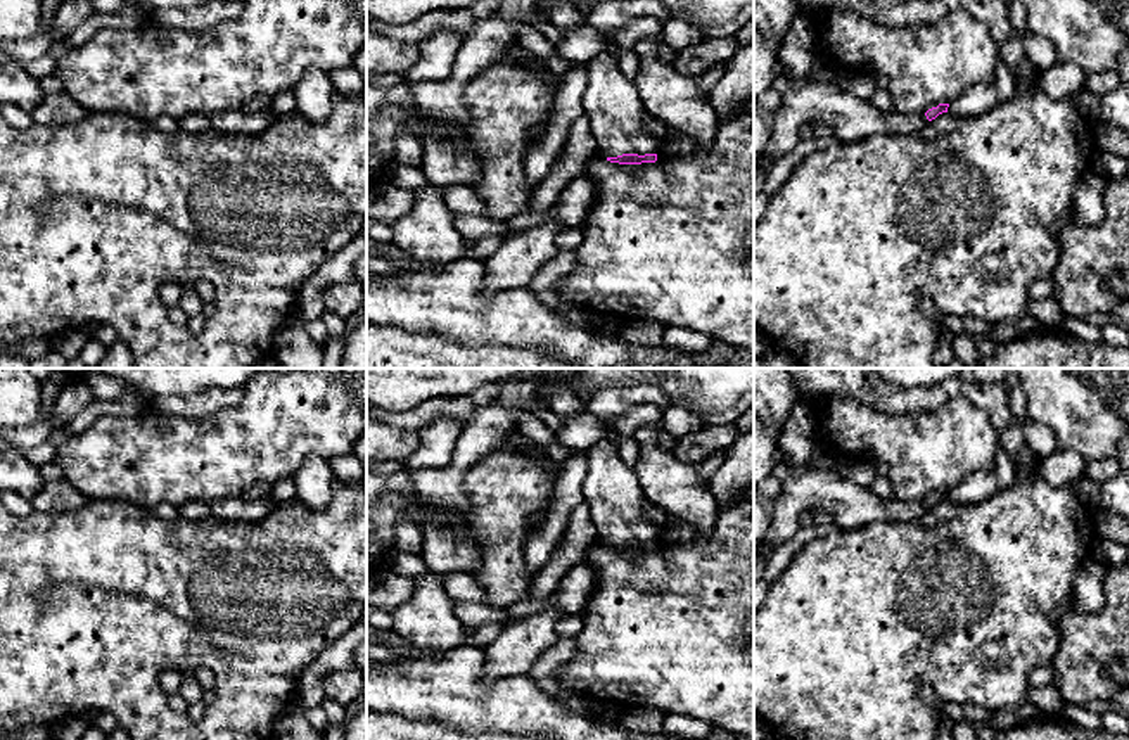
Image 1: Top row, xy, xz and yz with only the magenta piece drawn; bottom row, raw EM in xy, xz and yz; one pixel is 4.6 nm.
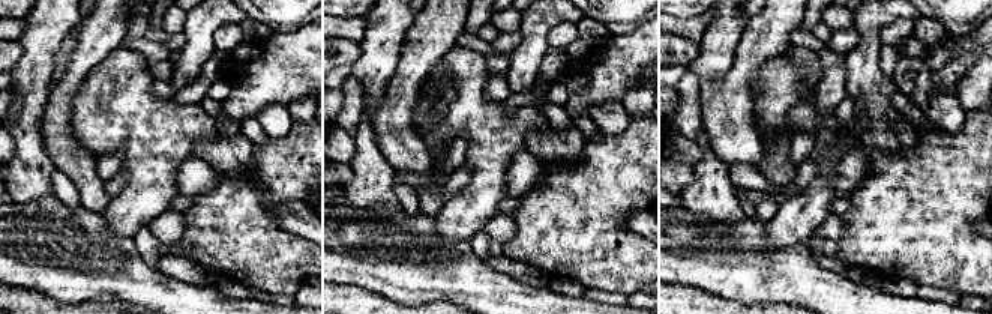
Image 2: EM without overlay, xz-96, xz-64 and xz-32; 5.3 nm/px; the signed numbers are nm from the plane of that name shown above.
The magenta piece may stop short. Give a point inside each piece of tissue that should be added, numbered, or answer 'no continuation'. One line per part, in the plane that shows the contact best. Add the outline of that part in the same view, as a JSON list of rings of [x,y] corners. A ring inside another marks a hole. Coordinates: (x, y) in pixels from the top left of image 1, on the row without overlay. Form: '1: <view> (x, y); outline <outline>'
1: xz (616, 500); outline [[[655,386],[593,391],[586,410],[605,427],[605,437],[586,450],[584,498],[596,539],[603,545],[657,541],[659,527],[645,514],[645,494],[635,469],[621,458],[612,422],[640,405],[667,408],[673,399]]]

